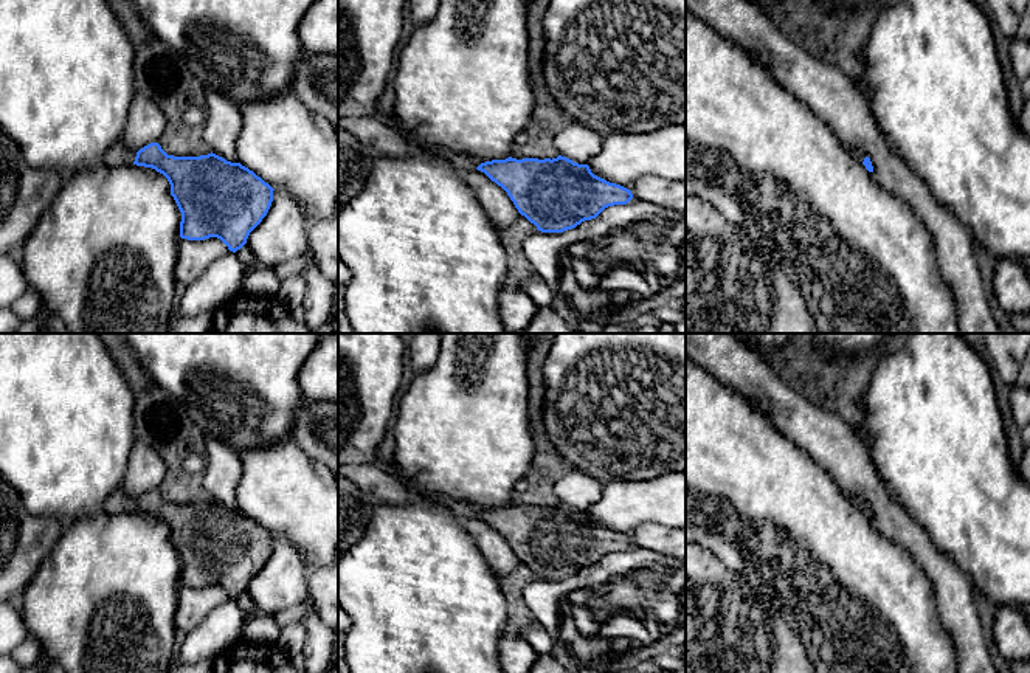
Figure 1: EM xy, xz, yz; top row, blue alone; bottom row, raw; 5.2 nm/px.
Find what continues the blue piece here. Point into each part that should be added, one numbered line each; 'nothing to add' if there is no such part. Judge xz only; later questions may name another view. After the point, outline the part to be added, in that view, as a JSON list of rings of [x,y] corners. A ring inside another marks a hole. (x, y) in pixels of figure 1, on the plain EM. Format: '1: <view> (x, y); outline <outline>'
1: xz (463, 510); outline [[[442,499],[439,504],[448,509],[453,515],[461,518],[462,521],[472,516],[476,516],[481,512],[479,507],[467,504],[467,502],[448,502]]]

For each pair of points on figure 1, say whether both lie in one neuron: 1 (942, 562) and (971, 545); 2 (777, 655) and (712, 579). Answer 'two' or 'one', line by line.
1: two
2: one

